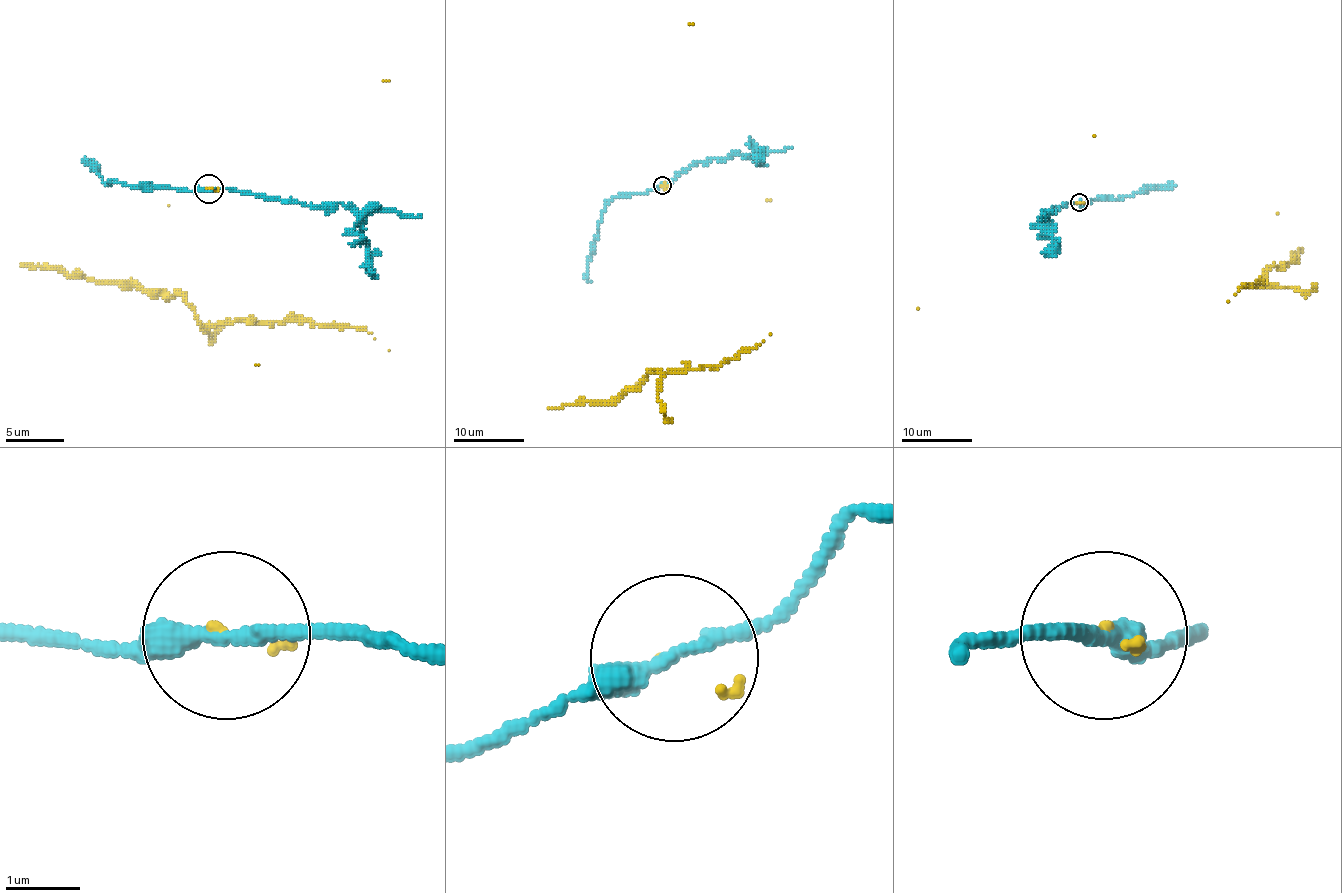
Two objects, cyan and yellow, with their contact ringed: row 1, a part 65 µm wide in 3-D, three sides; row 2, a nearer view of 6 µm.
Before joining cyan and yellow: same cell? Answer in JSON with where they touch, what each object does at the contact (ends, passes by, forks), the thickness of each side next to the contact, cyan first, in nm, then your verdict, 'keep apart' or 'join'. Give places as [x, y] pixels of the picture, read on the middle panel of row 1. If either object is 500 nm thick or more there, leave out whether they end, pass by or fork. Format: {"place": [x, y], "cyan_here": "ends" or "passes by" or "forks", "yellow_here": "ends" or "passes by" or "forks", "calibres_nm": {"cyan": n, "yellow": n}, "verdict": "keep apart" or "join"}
{"place": [662, 185], "cyan_here": "passes by", "yellow_here": "ends", "calibres_nm": {"cyan": 240, "yellow": 60}, "verdict": "keep apart"}

